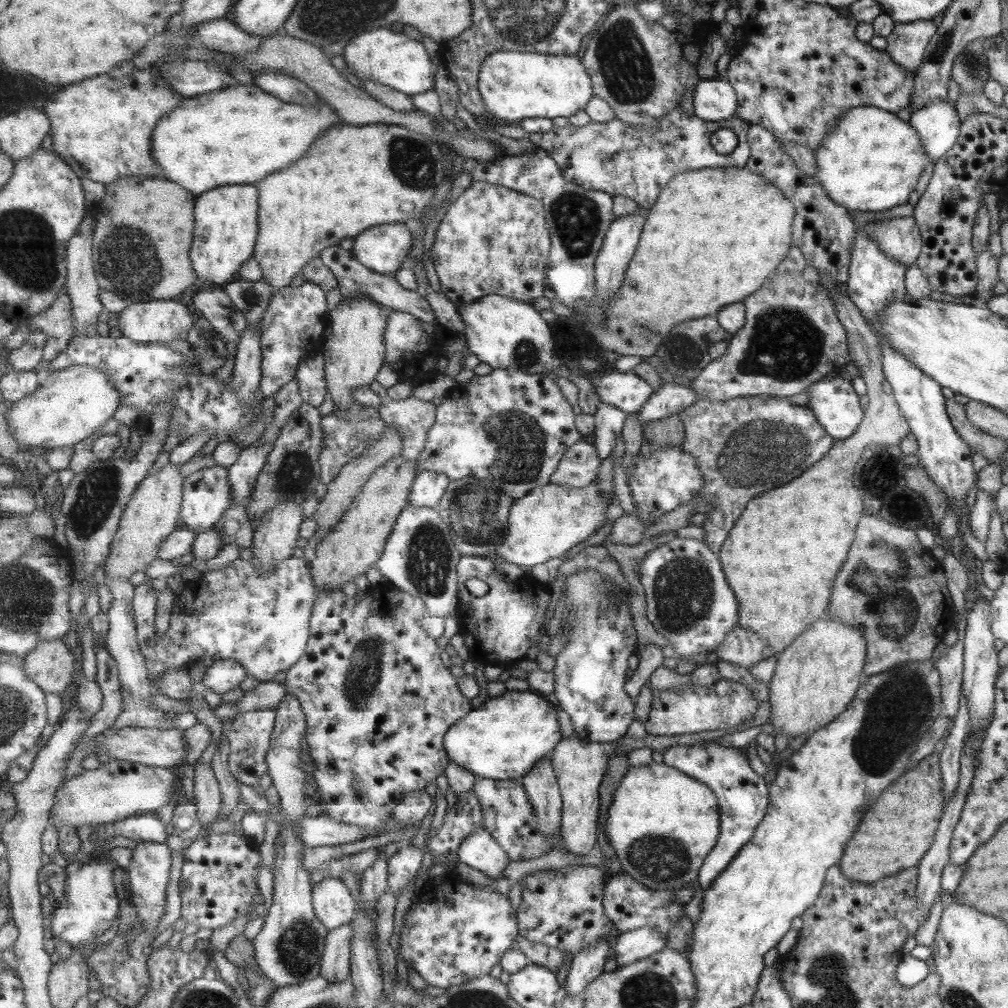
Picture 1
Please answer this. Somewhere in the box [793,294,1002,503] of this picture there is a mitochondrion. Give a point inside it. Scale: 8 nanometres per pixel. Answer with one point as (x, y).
(866, 466)

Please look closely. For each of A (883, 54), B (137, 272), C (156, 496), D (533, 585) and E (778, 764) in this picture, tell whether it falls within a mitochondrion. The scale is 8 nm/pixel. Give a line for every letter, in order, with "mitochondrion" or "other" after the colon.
A: other
B: mitochondrion
C: other
D: other
E: other

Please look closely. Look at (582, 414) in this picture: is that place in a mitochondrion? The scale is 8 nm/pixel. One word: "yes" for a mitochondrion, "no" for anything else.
no

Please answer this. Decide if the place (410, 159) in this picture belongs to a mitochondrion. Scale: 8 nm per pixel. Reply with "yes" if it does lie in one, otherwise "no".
yes

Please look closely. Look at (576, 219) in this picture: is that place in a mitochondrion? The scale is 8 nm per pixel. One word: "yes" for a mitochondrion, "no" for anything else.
yes

